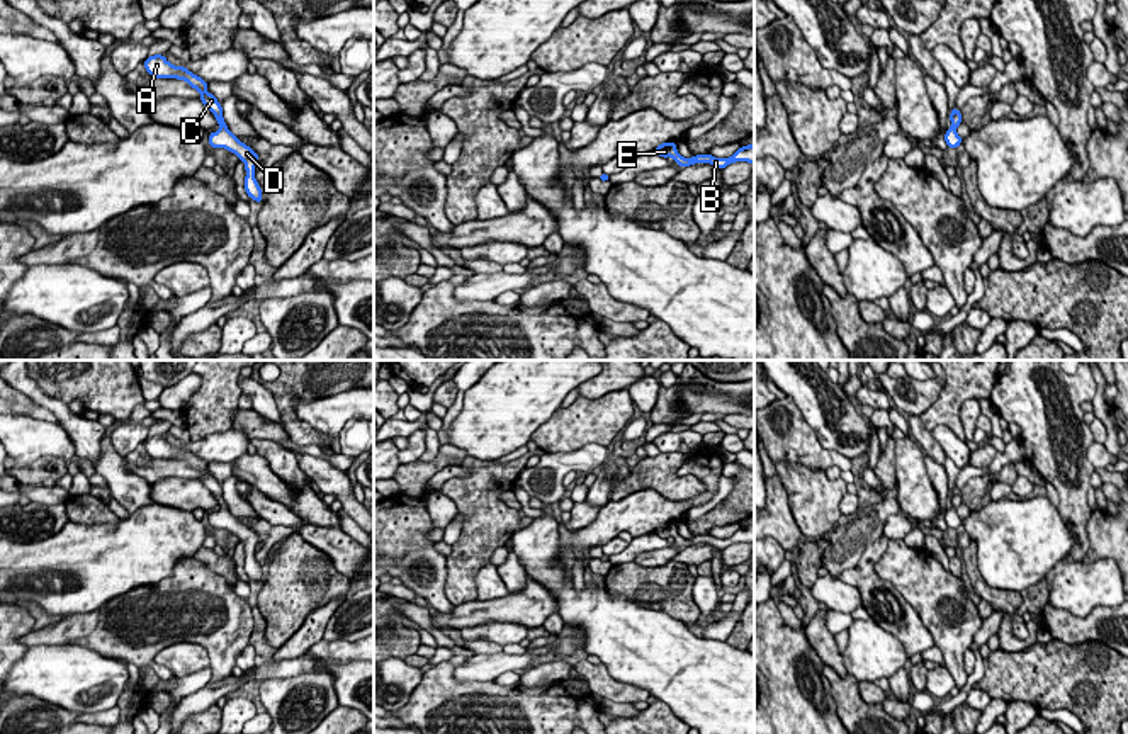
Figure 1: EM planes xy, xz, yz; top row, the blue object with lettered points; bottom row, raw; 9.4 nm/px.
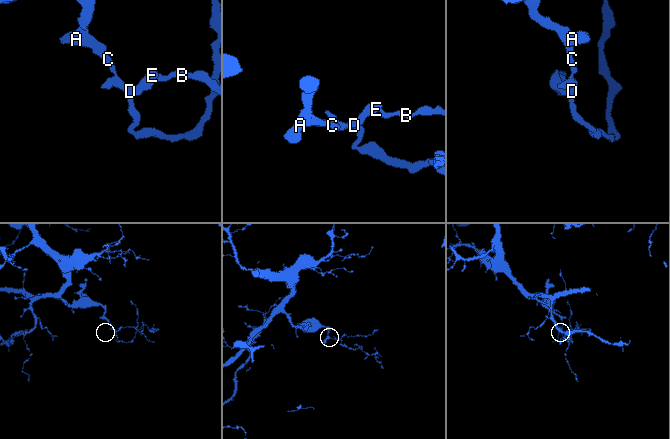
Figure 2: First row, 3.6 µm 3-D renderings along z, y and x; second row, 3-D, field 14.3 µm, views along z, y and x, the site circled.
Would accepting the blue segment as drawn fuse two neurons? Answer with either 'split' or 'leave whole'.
leave whole

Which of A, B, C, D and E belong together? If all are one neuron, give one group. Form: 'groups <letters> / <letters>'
groups A B C D E

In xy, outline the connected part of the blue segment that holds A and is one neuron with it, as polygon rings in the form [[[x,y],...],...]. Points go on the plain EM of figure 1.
[[[155,435],[146,438],[144,442],[146,452],[153,459],[177,459],[187,462],[192,469],[200,472],[200,483],[214,494],[217,505],[221,506],[219,511],[209,513],[209,527],[211,528],[224,528],[234,534],[240,542],[245,544],[246,557],[245,557],[245,573],[250,579],[257,581],[258,584],[263,581],[260,564],[255,559],[255,547],[258,544],[258,534],[253,532],[248,525],[243,525],[226,506],[223,498],[223,488],[212,474],[206,471],[209,466],[192,452],[183,447],[175,447],[166,442],[163,435]]]

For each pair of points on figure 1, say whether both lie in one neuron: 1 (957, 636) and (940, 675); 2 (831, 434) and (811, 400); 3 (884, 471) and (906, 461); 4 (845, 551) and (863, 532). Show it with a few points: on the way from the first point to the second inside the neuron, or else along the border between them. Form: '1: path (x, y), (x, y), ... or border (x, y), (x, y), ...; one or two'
1: border (943, 666), (957, 685); two
2: path (824, 425), (819, 408); one
3: border (894, 440), (894, 479), (897, 483); two
4: path (850, 546), (858, 537); one

